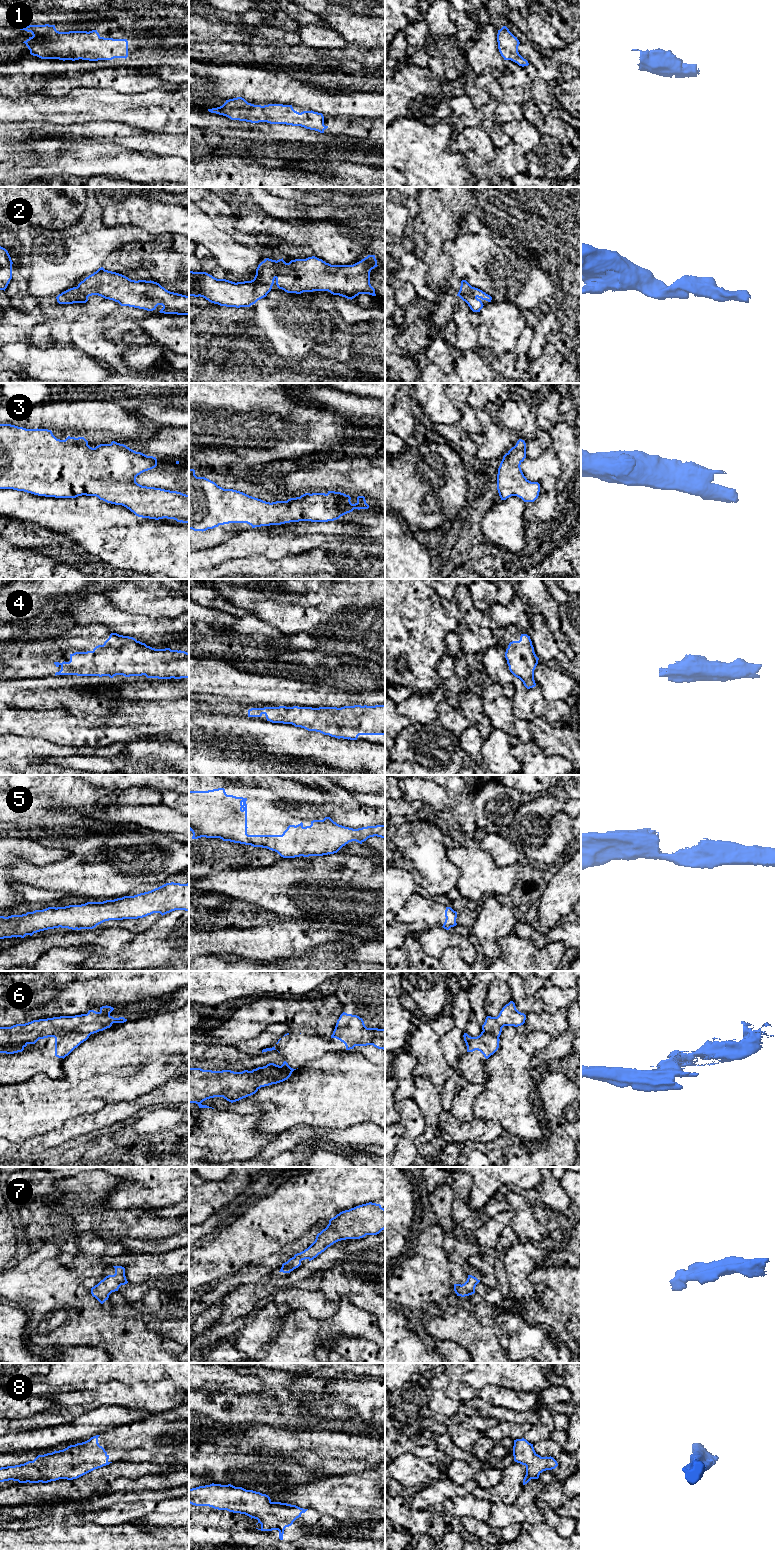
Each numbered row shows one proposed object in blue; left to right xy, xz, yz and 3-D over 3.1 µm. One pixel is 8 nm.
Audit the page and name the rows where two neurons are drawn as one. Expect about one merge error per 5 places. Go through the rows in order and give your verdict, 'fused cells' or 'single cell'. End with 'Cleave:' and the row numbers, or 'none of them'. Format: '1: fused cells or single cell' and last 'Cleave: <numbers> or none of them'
1: single cell
2: single cell
3: single cell
4: single cell
5: single cell
6: fused cells
7: single cell
8: single cell
Cleave: 6

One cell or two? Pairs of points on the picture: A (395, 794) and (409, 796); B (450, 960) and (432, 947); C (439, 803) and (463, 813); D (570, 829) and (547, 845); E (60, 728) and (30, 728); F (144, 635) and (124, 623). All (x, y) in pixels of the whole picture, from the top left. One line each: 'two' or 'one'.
A: two
B: two
C: two
D: one
E: one
F: one

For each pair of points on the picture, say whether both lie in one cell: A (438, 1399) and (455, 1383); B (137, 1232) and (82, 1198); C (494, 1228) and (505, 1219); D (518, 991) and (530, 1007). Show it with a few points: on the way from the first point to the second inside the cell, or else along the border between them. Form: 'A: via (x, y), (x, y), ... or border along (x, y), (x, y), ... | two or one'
A: border along (445, 1373), (449, 1379), (447, 1397) | two
B: via (123, 1224), (109, 1224), (96, 1212) | one
C: via (497, 1225), (502, 1220) | one
D: via (518, 995), (526, 1003) | one

